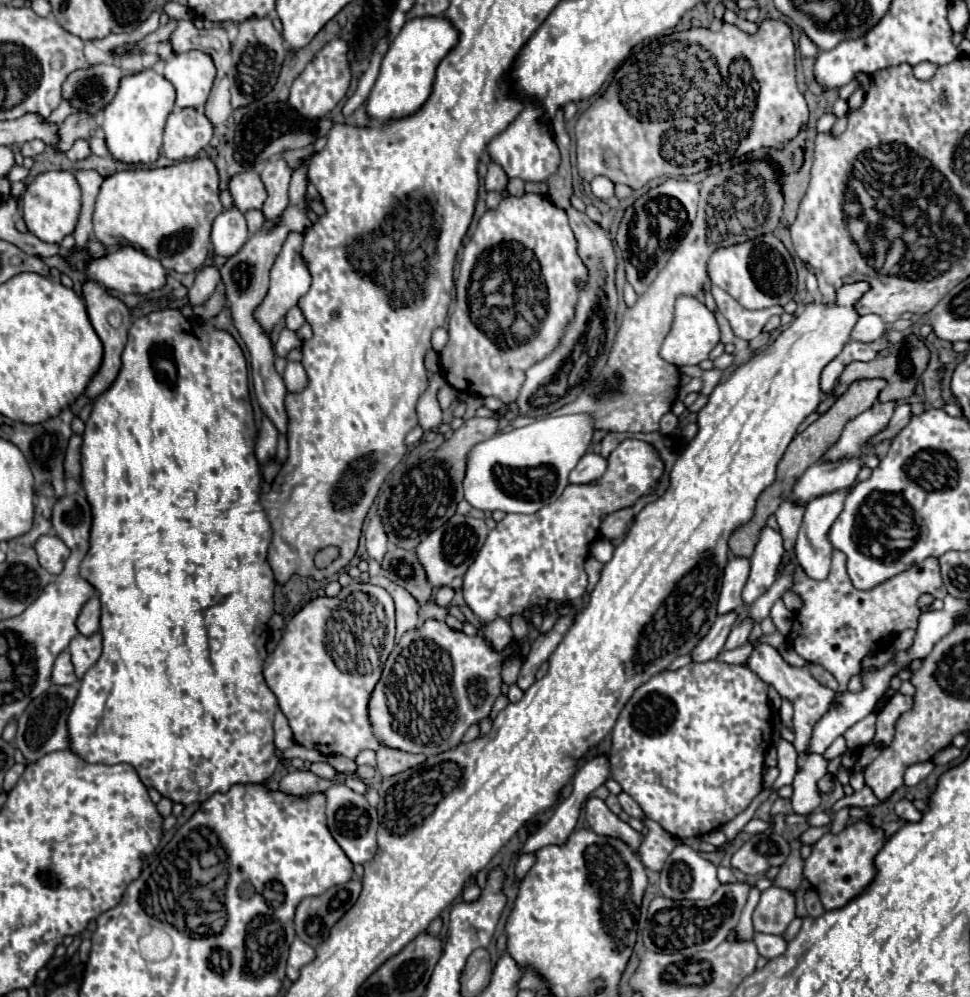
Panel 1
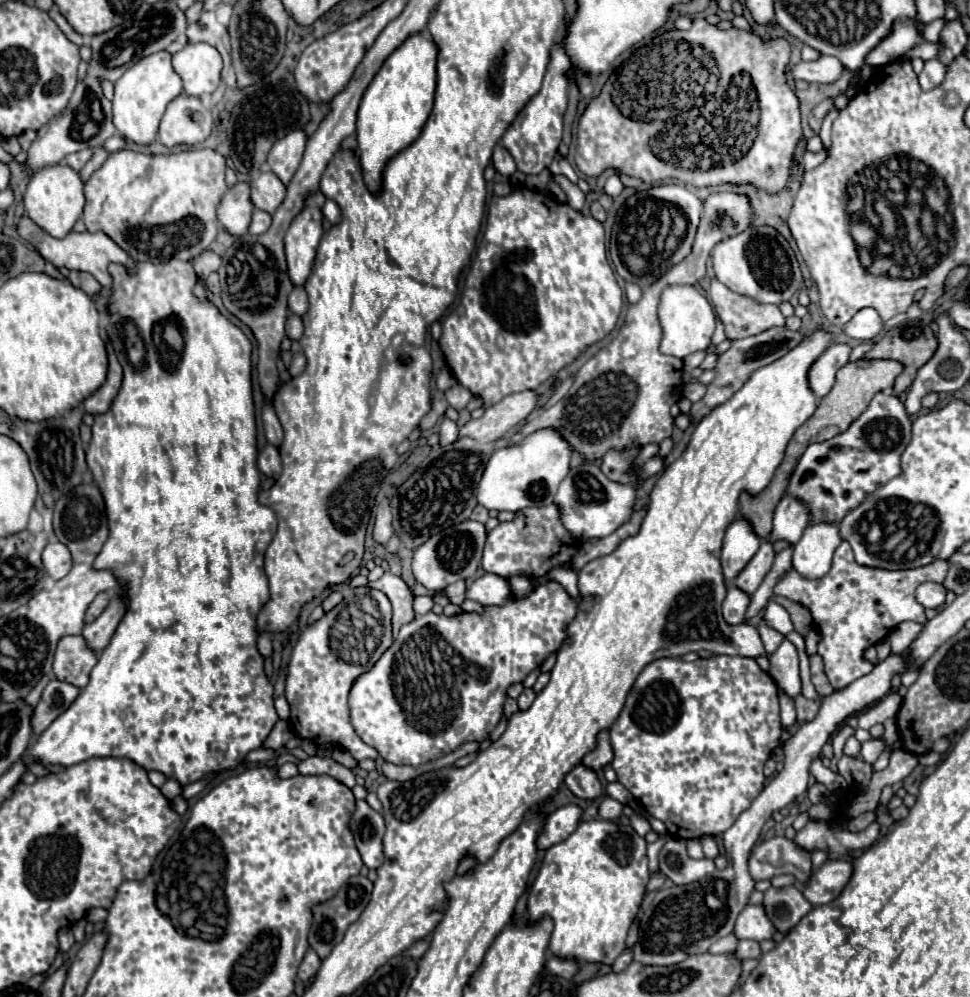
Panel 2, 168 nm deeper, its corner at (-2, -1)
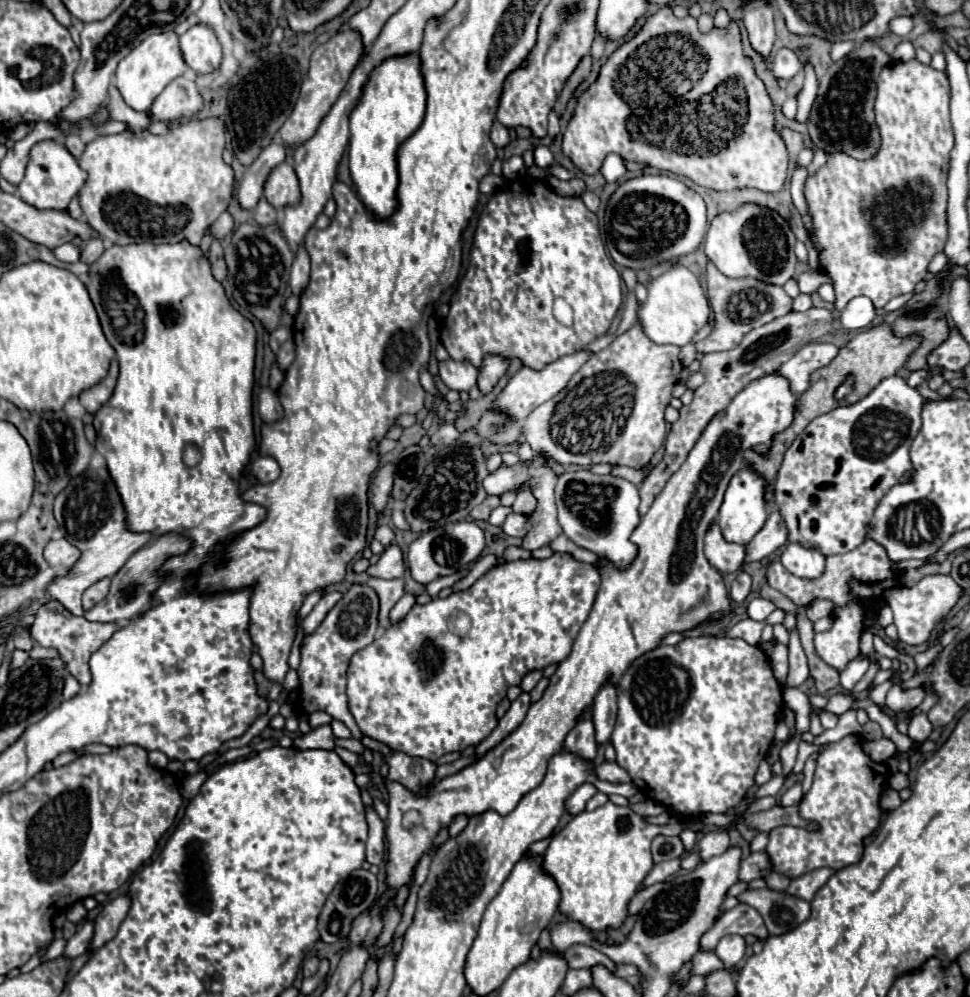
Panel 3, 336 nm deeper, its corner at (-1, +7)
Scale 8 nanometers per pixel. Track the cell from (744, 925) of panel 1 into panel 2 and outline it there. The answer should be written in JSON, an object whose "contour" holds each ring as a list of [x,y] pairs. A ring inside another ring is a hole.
{"contour":[[[729,934],[729,936],[721,938],[719,942],[715,942],[715,944],[709,948],[709,952],[713,952],[713,954],[721,954],[721,952],[733,952],[737,944],[739,944],[739,938],[737,938],[735,934]]]}

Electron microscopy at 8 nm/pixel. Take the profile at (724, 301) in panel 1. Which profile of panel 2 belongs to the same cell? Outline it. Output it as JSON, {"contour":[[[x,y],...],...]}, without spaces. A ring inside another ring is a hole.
{"contour":[[[711,280],[709,302],[713,304],[721,322],[725,324],[725,334],[729,340],[755,336],[769,328],[785,324],[779,306],[757,304],[747,296],[731,292],[719,280]]]}

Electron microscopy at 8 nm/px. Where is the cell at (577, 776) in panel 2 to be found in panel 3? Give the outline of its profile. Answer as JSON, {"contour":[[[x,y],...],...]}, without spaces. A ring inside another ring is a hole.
{"contour":[[[592,708],[586,710],[586,714],[580,714],[576,726],[566,734],[564,750],[576,752],[586,760],[596,758],[596,738],[594,738],[594,724],[592,724]]]}

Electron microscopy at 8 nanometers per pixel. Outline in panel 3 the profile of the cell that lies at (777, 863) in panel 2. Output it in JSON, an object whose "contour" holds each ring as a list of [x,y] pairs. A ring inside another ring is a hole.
{"contour":[[[756,852],[756,854],[750,854],[742,860],[742,866],[738,870],[738,880],[750,882],[754,878],[764,878],[770,872],[772,872],[772,866],[770,866],[768,856],[764,852]]]}

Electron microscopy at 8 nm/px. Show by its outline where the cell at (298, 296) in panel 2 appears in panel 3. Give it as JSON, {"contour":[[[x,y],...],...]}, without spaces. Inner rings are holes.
{"contour":[[[304,244],[298,246],[298,252],[294,256],[294,266],[290,270],[290,288],[294,296],[300,296],[300,292],[308,286],[310,280],[310,256],[304,248]]]}

